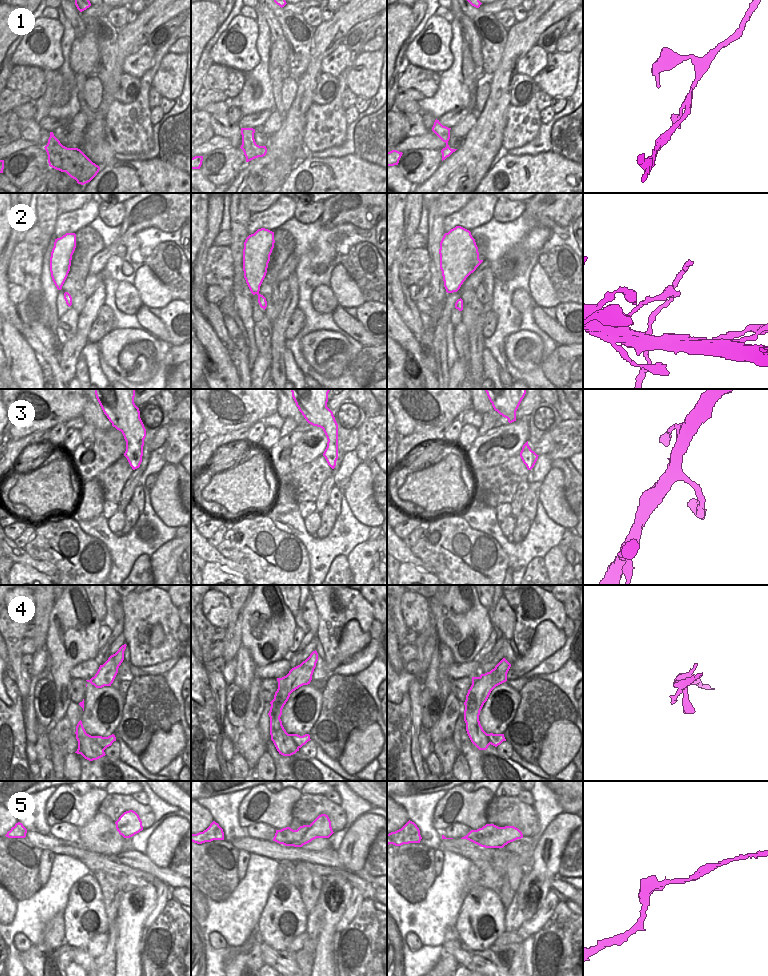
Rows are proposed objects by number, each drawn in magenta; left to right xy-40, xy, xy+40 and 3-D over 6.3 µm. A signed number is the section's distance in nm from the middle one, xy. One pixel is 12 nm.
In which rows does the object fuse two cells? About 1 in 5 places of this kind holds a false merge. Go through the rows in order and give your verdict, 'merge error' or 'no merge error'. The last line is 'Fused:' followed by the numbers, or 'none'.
1: no merge error
2: no merge error
3: no merge error
4: no merge error
5: no merge error
Fused: none

